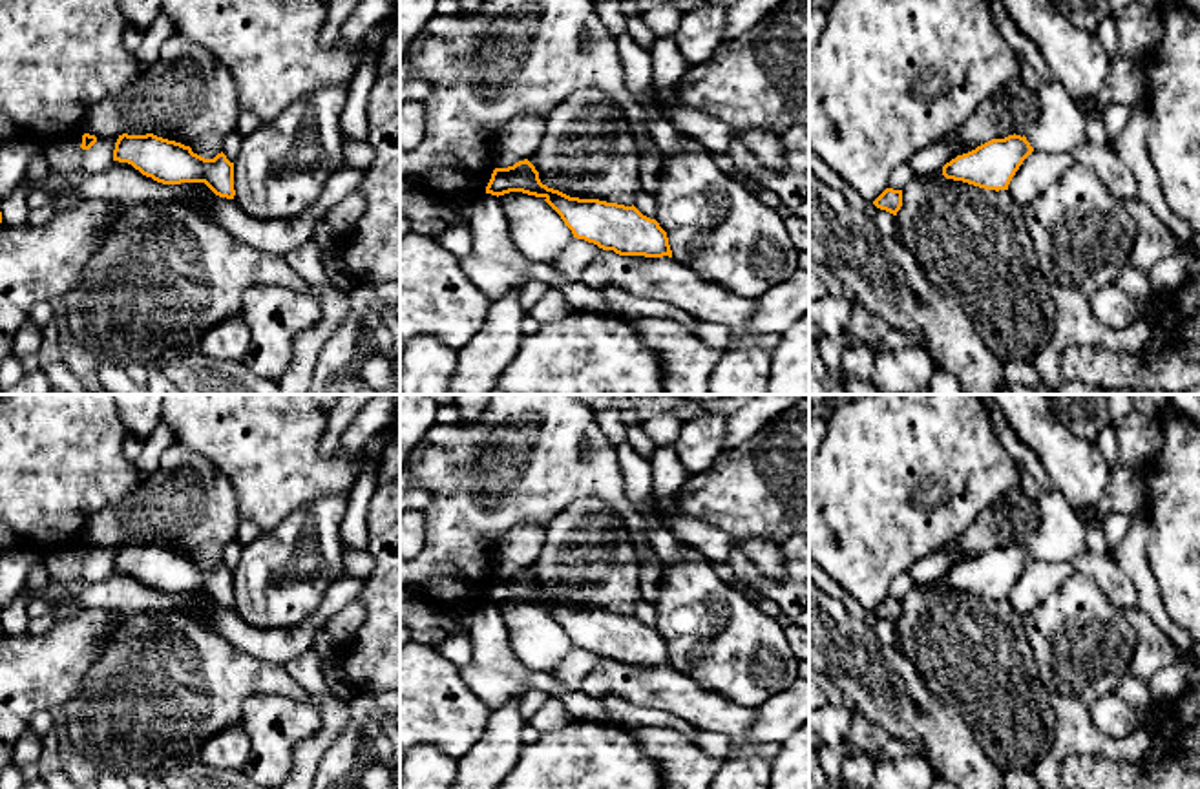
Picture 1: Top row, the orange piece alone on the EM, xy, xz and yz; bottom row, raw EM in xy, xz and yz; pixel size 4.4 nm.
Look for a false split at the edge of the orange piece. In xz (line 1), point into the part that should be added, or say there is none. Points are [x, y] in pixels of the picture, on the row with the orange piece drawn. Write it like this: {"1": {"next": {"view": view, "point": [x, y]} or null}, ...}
{"1": {"next": null}}

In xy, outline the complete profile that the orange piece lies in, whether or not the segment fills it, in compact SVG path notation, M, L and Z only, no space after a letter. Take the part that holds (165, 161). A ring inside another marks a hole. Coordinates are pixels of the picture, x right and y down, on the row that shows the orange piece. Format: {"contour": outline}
{"contour": "M119 135L113 161L128 163L163 184L205 183L216 195L234 199L234 163L221 152L205 159L175 141L146 135Z"}

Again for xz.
{"contour": "M528 159L493 170L486 194L499 197L510 192L542 197L574 237L603 250L614 250L619 256L672 258L667 232L656 219L643 216L634 205L579 199L548 188Z"}

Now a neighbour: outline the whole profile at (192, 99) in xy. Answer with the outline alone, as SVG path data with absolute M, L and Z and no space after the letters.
M172 35L159 60L128 91L89 110L82 130L95 137L153 133L214 159L239 115L228 69L205 47Z

